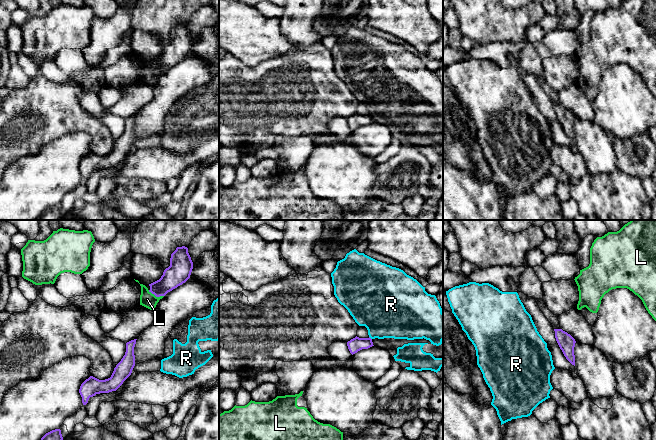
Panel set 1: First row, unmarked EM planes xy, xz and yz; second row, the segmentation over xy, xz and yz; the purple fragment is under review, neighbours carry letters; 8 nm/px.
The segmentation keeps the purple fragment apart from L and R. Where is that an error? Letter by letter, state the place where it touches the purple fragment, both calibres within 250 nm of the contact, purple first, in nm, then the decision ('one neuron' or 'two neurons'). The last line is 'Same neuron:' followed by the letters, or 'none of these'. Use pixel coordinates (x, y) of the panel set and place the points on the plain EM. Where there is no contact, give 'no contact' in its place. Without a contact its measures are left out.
L: xy (156, 72) | 180/120 nm | two neurons
R: xz (370, 114) | 120/420 nm | two neurons
Same neuron: none of these

